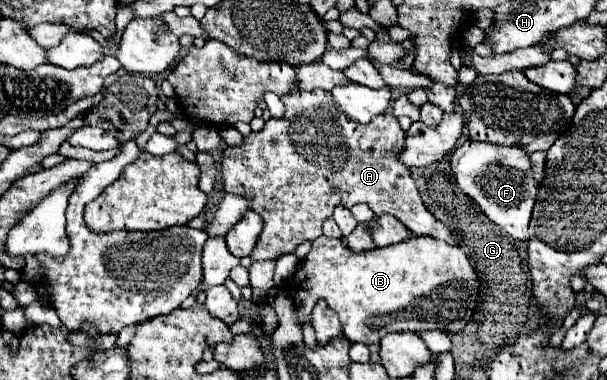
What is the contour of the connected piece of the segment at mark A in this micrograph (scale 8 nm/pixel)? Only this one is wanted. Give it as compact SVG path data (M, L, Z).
M298 90L294 94L282 96L282 102L286 106L286 116L282 120L270 118L260 132L252 132L244 138L242 148L226 148L222 160L224 190L230 194L250 196L250 208L264 218L264 230L250 254L252 260L274 260L280 254L294 252L302 242L322 236L322 224L332 216L338 202L344 202L346 206L364 202L374 210L374 214L392 214L416 236L432 236L452 246L458 244L458 238L450 232L450 228L444 222L436 220L424 206L410 170L396 160L398 150L402 150L404 146L406 134L402 132L394 116L380 114L376 118L376 124L352 122L342 116L342 112L334 106L330 92L324 90Z

